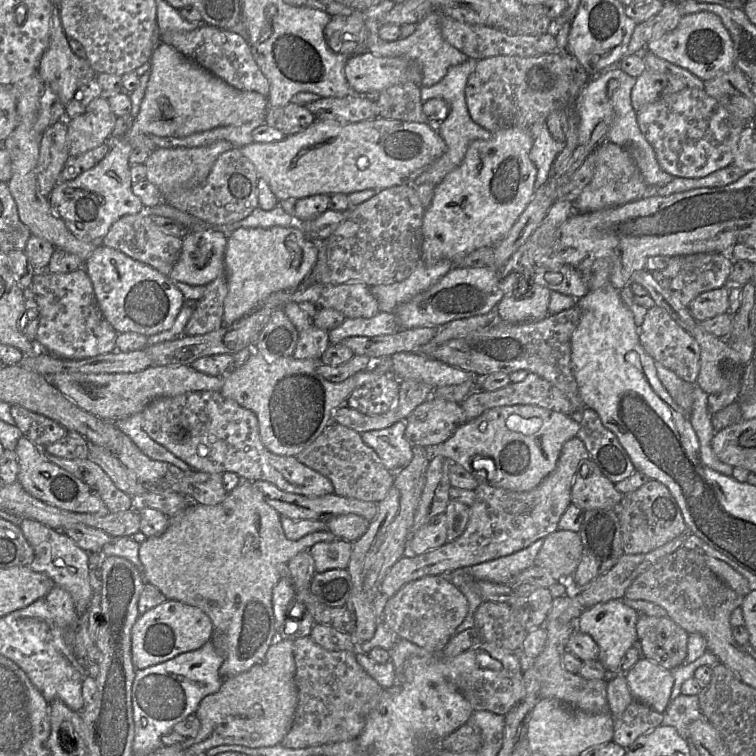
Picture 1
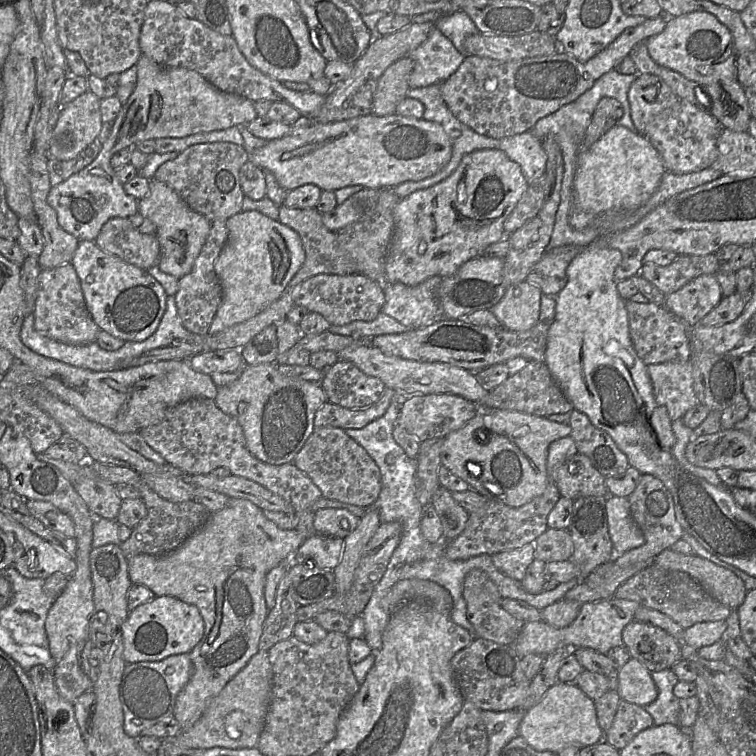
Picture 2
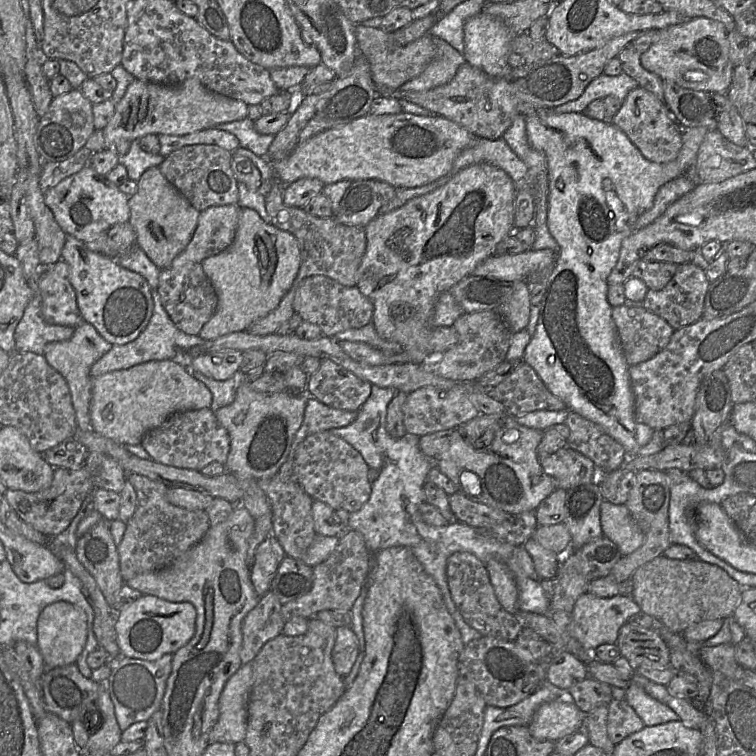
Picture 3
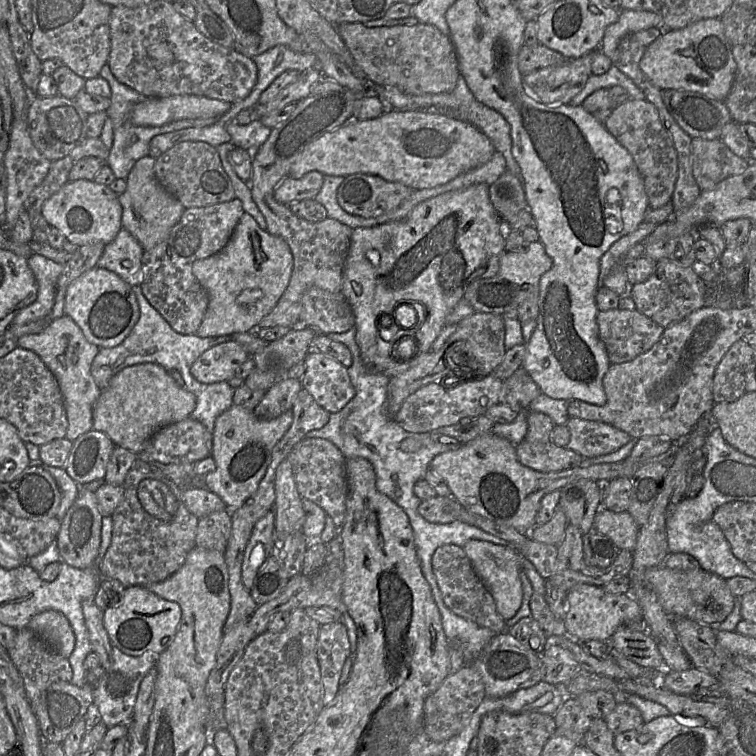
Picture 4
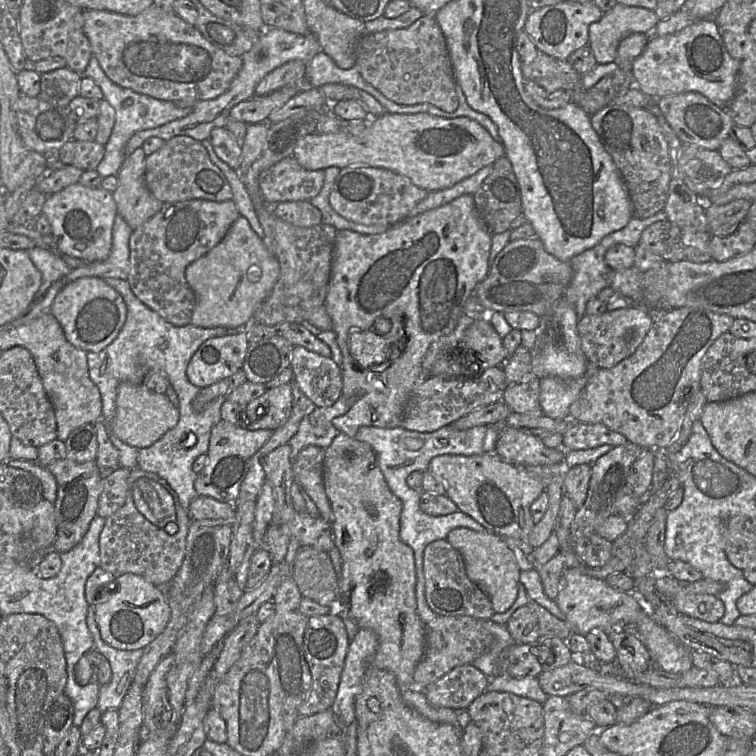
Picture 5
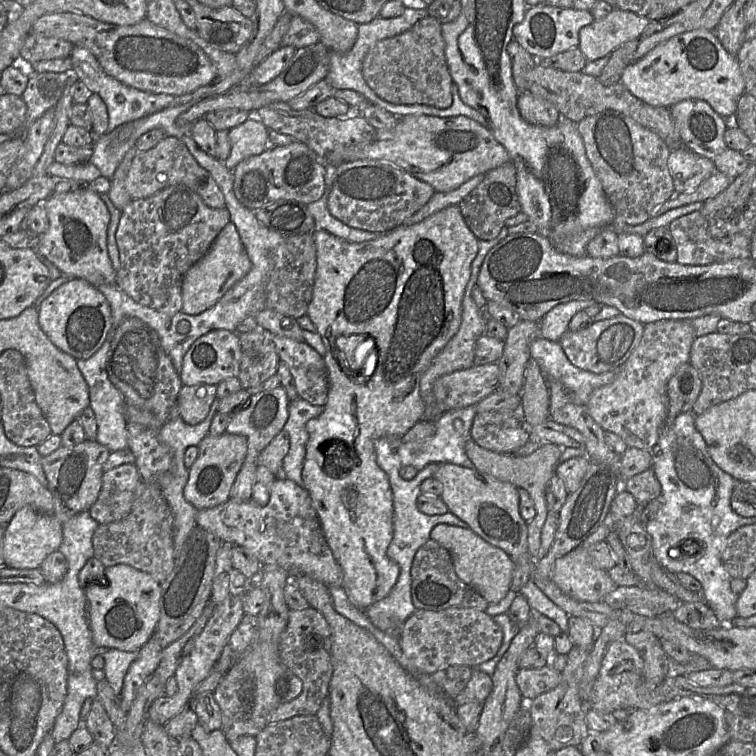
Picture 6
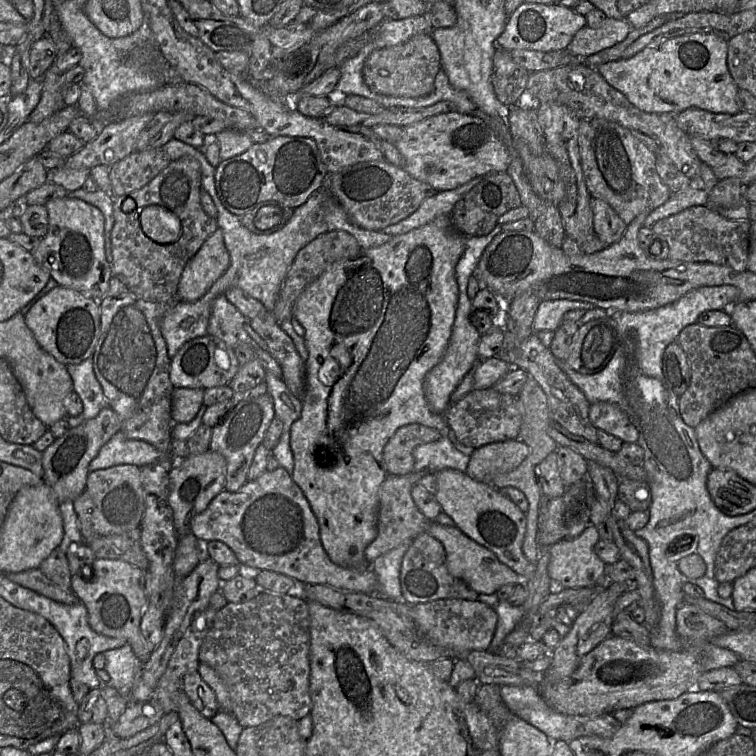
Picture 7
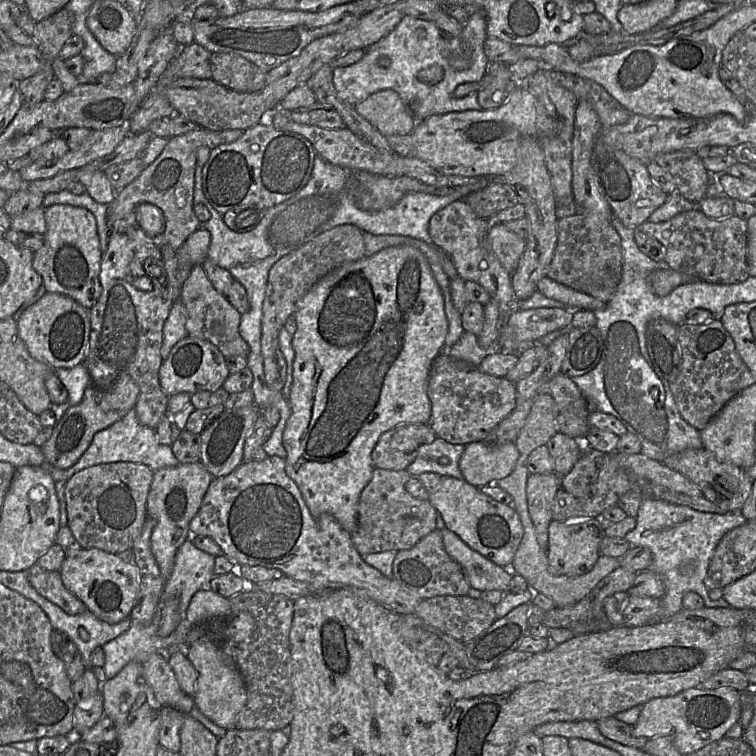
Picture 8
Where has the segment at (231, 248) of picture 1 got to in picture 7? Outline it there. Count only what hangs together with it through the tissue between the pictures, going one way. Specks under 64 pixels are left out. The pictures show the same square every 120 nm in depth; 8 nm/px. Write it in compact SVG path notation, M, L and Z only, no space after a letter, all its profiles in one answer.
M217 229L186 264L178 286L178 300L201 299L230 265L222 231Z

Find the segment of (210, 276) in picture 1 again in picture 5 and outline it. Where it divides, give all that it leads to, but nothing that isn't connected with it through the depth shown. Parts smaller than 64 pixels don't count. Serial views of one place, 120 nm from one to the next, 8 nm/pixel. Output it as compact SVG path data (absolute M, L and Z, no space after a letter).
M142 148L135 149L124 160L117 176L118 187L112 193L117 206L117 212L134 230L154 216L163 207L163 202L156 199L147 187L145 181L146 154Z

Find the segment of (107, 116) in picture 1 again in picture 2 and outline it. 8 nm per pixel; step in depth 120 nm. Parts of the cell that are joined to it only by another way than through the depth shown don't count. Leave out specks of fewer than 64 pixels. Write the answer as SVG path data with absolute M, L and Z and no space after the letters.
M87 91L61 107L48 144L48 159L71 160L94 142L103 126L100 102Z

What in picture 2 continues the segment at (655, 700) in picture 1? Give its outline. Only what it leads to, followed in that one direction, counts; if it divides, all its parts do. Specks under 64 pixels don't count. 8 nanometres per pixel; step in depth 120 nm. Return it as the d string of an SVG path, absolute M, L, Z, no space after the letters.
M632 657L618 669L618 692L623 700L642 707L658 696L651 672Z

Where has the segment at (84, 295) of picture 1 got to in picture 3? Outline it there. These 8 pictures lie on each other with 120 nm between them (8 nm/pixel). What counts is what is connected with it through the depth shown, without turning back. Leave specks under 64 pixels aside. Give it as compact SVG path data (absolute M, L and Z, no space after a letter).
M59 260L46 266L38 280L41 295L41 315L50 325L76 328L84 322L78 309L75 290L70 283L67 263Z

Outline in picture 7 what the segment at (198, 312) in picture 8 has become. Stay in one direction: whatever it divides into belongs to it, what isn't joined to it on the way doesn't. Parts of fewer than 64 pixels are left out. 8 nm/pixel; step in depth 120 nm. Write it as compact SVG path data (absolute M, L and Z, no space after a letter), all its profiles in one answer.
M220 295L212 302L207 334L218 337L233 349L240 344L247 344L253 348L257 357L255 347L258 345L244 329L246 320L236 306Z

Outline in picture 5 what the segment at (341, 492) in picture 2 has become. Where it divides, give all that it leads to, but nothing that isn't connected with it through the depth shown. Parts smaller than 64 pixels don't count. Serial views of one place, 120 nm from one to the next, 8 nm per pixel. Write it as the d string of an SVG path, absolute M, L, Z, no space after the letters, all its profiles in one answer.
M309 445L304 447L292 463L294 481L308 494L317 506L320 517L328 523L333 521L330 501L323 480L325 449Z

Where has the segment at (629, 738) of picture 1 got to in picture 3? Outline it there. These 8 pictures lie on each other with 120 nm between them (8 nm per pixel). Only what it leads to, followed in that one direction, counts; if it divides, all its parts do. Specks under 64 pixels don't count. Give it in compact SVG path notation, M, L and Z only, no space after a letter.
M613 699L608 704L608 736L617 745L629 735L640 731L645 724L625 699Z

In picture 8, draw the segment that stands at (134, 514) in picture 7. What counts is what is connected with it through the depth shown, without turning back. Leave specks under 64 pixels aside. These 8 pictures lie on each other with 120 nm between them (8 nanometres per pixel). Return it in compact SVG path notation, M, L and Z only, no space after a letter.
M120 461L90 466L66 481L68 527L82 548L98 548L113 554L133 548L147 517L146 502L153 476L154 471L143 463Z

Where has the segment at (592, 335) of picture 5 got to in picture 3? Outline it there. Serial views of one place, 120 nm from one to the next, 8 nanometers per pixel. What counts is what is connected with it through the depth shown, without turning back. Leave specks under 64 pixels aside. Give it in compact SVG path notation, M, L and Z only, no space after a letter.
M642 306L612 308L612 320L629 366L647 361L669 343L674 329Z

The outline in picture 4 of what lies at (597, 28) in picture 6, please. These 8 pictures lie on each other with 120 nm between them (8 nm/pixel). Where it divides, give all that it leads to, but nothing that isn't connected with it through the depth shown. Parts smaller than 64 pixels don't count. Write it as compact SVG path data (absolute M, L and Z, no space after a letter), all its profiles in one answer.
M620 10L618 20L609 25L598 49L612 58L620 40L625 36L650 27L661 27L662 12L645 10Z

